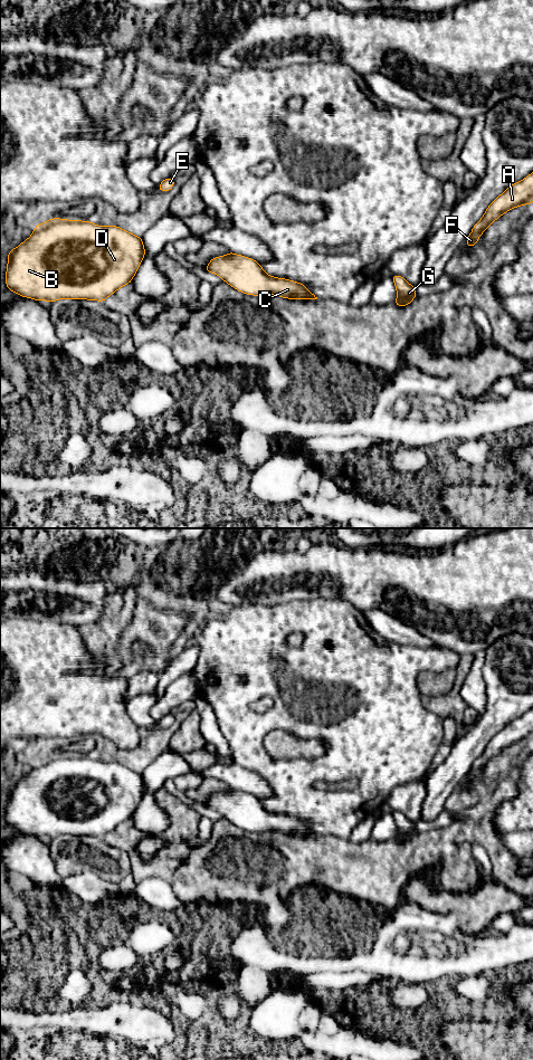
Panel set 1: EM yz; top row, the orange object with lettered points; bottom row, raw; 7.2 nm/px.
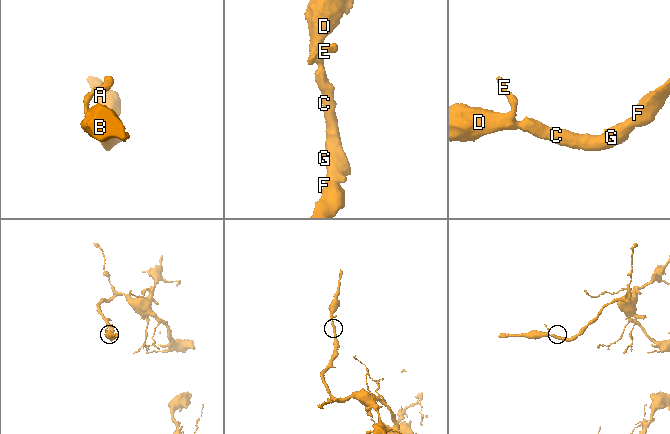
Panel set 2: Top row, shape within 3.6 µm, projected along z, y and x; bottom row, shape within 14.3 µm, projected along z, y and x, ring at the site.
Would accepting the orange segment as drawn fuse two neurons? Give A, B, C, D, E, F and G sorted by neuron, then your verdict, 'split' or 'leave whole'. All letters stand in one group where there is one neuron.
A B C D E F G | leave whole

